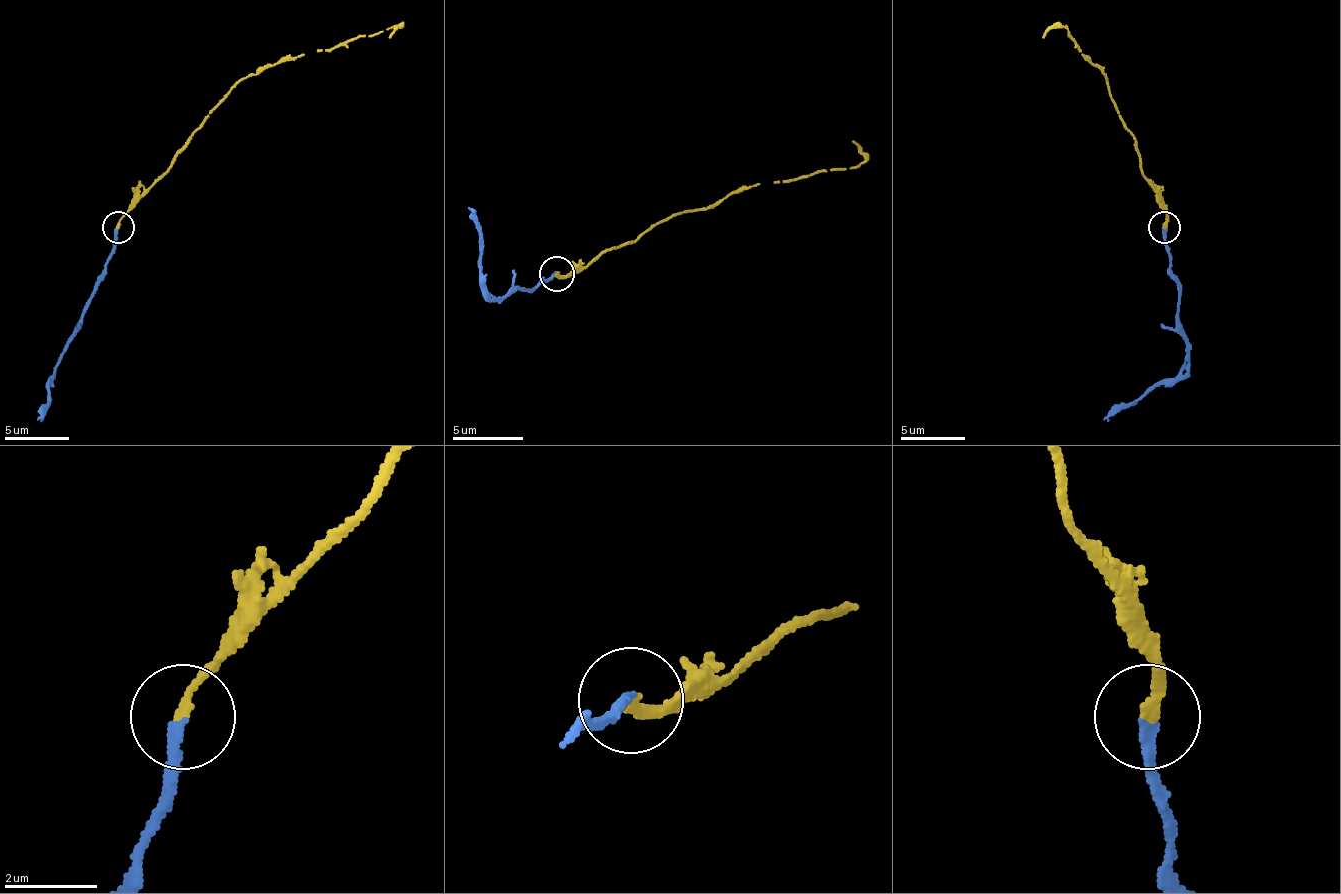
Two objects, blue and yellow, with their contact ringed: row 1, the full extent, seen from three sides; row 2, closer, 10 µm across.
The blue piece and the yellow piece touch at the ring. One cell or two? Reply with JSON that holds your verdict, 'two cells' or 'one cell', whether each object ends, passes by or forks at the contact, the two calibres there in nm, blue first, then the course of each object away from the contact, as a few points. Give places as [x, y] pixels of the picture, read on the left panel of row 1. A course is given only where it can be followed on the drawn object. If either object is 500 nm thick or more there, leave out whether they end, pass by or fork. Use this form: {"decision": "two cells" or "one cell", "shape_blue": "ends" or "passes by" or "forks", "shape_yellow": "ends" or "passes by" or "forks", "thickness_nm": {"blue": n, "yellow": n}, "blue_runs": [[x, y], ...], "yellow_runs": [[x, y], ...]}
{"decision": "one cell", "shape_blue": "ends", "shape_yellow": "ends", "thickness_nm": {"blue": 220, "yellow": 200}, "blue_runs": [[117, 228], [104, 279], [49, 379], [49, 401], [37, 421]], "yellow_runs": [[117, 228], [123, 212], [245, 77], [300, 54], [332, 51], [361, 35], [400, 26], [390, 38]]}

